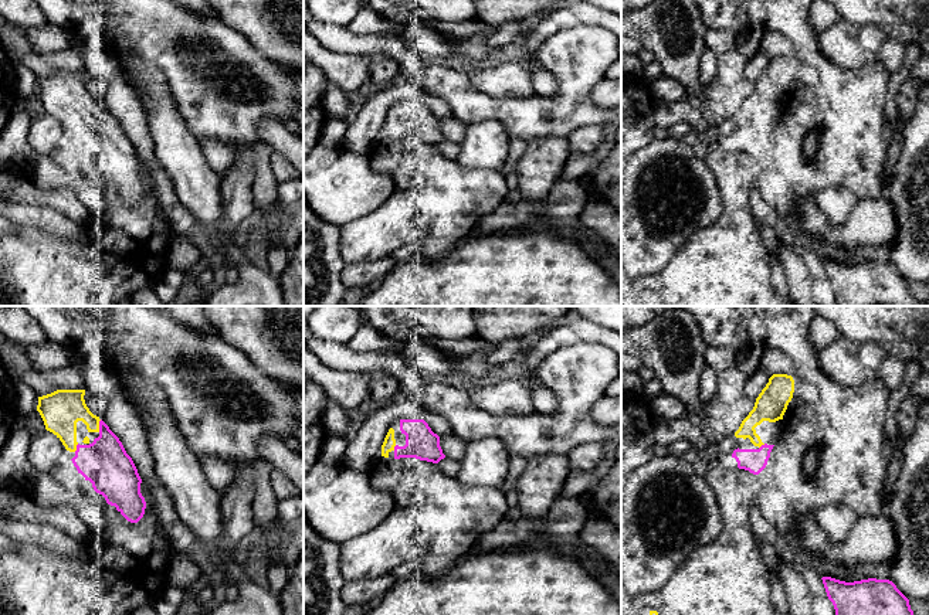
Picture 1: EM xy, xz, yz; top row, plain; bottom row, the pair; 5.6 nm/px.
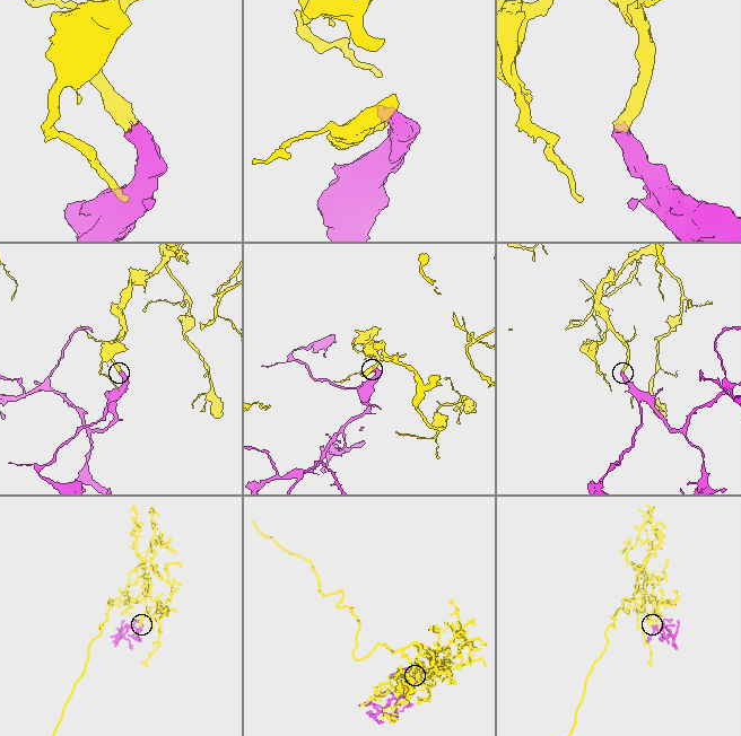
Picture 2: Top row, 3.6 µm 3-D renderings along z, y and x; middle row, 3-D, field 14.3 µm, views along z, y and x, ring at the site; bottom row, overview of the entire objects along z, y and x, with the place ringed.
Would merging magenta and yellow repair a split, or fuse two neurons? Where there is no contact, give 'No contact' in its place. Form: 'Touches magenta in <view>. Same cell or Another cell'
Touches magenta in xy. Same cell

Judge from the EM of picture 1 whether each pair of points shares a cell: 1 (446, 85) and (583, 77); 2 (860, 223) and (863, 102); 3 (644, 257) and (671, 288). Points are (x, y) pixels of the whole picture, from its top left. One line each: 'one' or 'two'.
1: one
2: two
3: two

